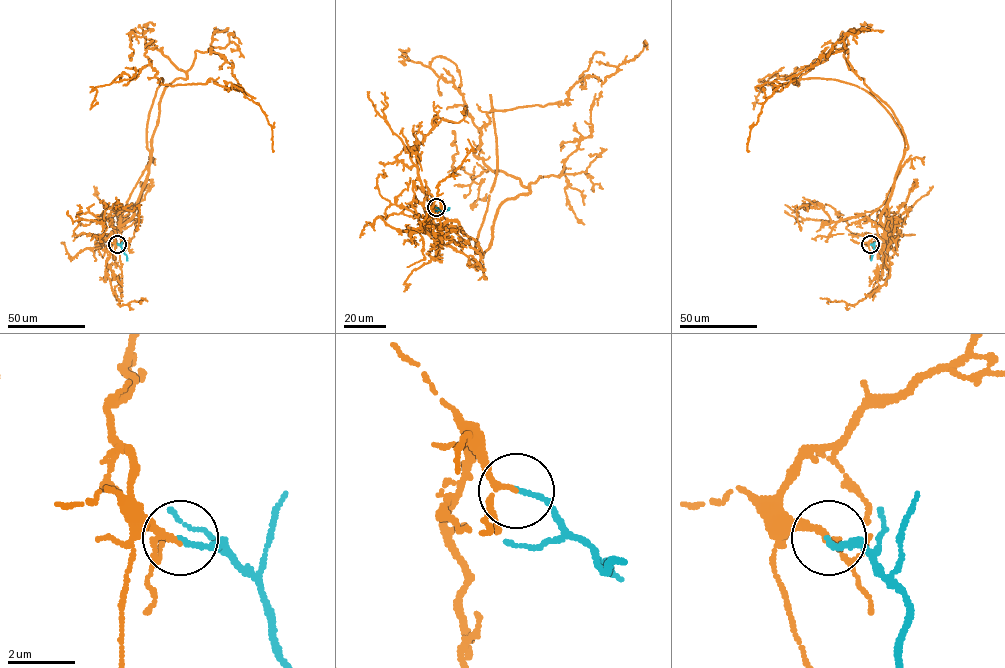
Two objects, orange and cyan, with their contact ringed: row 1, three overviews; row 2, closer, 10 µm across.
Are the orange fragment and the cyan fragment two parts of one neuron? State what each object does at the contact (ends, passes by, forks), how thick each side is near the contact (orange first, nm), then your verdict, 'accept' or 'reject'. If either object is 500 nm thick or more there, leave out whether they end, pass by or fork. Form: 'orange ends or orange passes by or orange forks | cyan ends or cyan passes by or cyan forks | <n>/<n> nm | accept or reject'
orange passes by | cyan ends | 150/130 nm | accept

